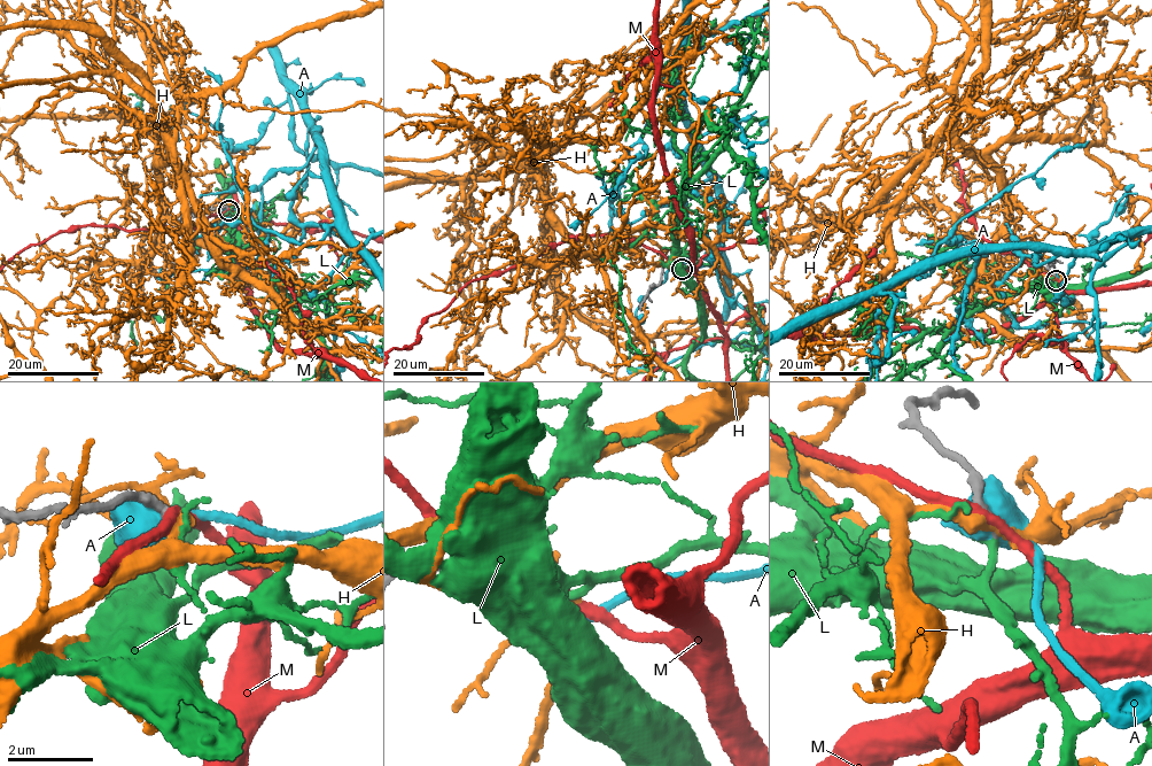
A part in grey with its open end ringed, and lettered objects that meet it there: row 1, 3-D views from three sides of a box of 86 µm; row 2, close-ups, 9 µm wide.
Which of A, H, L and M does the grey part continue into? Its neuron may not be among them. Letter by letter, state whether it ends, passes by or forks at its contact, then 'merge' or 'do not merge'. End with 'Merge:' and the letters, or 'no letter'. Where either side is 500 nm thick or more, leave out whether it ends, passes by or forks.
A: do not merge
H: it passes by; do not merge
L: it forks; merge
M: it passes by; do not merge
Merge: L

